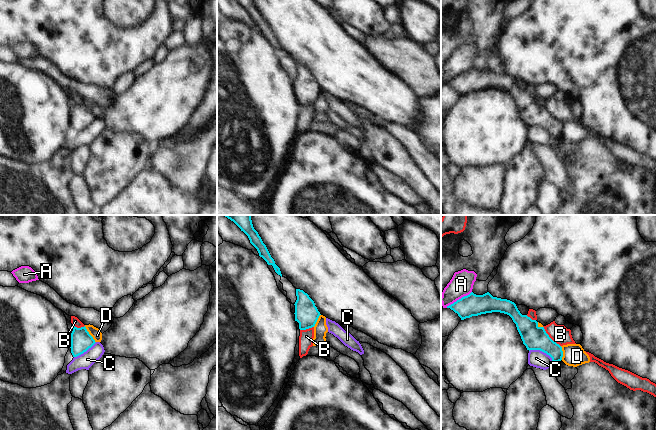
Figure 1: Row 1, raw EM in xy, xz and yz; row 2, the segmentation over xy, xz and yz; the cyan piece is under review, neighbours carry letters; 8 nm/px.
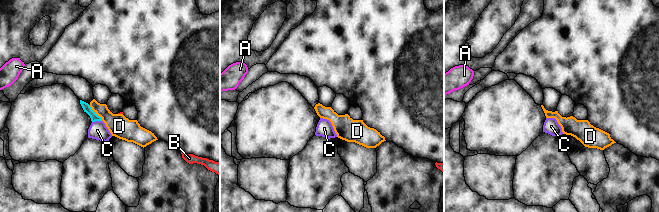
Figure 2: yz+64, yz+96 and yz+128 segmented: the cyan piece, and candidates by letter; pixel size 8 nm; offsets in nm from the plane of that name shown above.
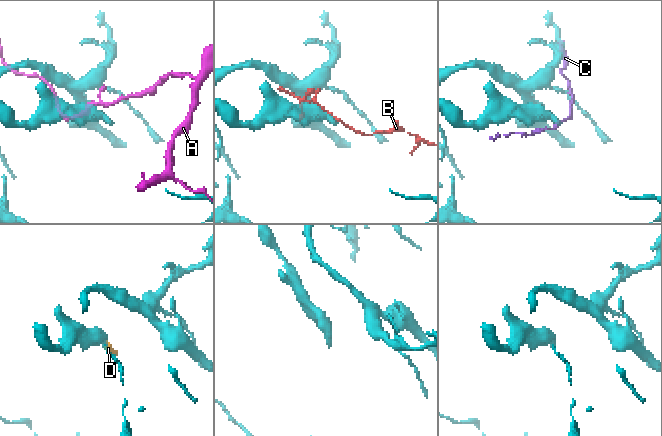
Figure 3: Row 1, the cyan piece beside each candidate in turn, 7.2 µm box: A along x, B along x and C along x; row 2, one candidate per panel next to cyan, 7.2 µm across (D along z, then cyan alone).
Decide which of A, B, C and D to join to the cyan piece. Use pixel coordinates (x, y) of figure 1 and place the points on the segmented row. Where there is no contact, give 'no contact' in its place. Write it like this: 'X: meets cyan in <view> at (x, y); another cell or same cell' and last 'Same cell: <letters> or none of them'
A: meets cyan in yz at (459, 299); another cell
B: meets cyan in yz at (549, 337); another cell
C: meets cyan in yz at (542, 351); another cell
D: meets cyan in xy at (89, 334); another cell
Same cell: none of them

